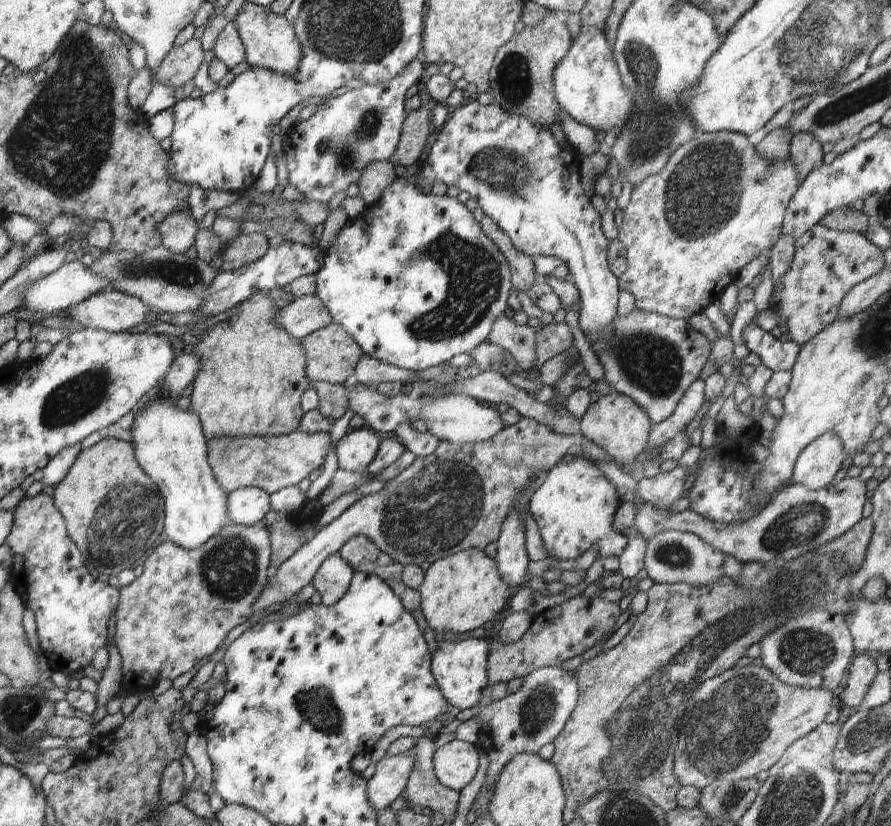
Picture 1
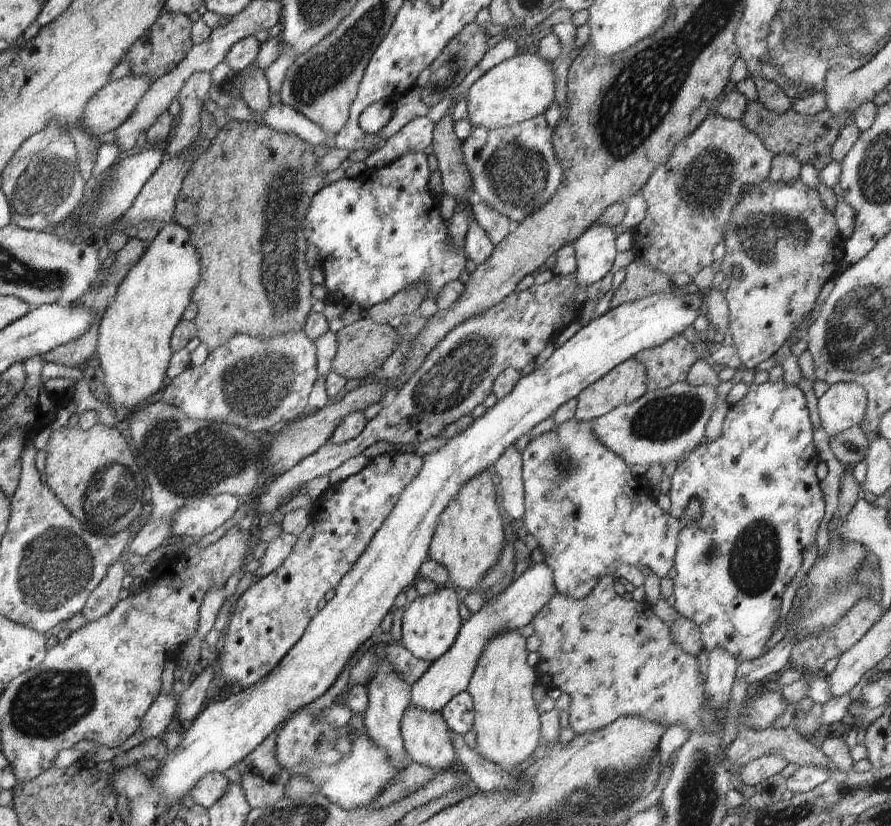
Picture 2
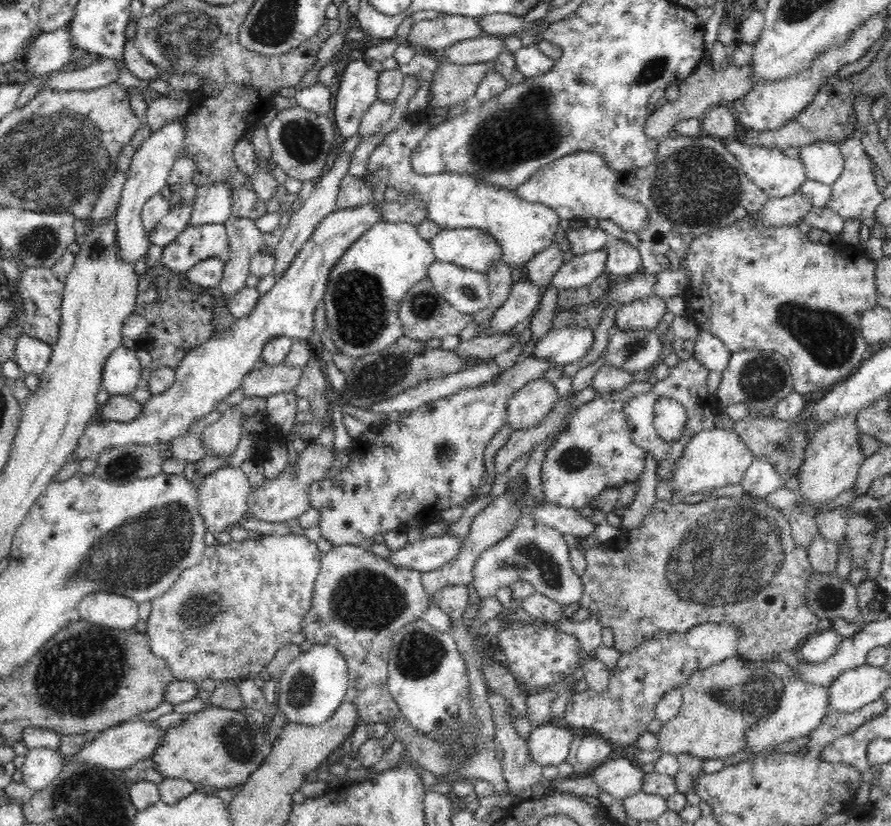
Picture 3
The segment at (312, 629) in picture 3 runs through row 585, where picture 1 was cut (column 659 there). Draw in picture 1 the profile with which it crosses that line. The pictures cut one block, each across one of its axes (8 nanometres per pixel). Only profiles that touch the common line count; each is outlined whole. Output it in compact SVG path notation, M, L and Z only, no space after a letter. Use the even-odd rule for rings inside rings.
M634 308L634 310L628 312L628 314L616 314L616 318L614 318L614 322L612 322L612 324L614 324L614 336L610 336L610 338L608 338L608 342L596 342L596 344L594 344L594 342L590 342L590 340L586 338L592 347L592 351L595 356L603 366L606 383L610 386L611 391L616 391L632 398L632 400L640 406L643 411L646 411L646 414L653 425L660 424L660 422L666 420L669 416L672 416L672 412L674 412L678 402L680 402L680 398L684 396L684 392L690 388L690 385L695 380L699 379L700 372L702 372L705 362L708 357L710 357L711 343L705 336L702 335L702 333L694 330L694 328L692 328L692 326L690 326L690 324L688 324L688 322L684 319L672 319L662 316L661 314L644 312L644 310L638 310L638 308Z

